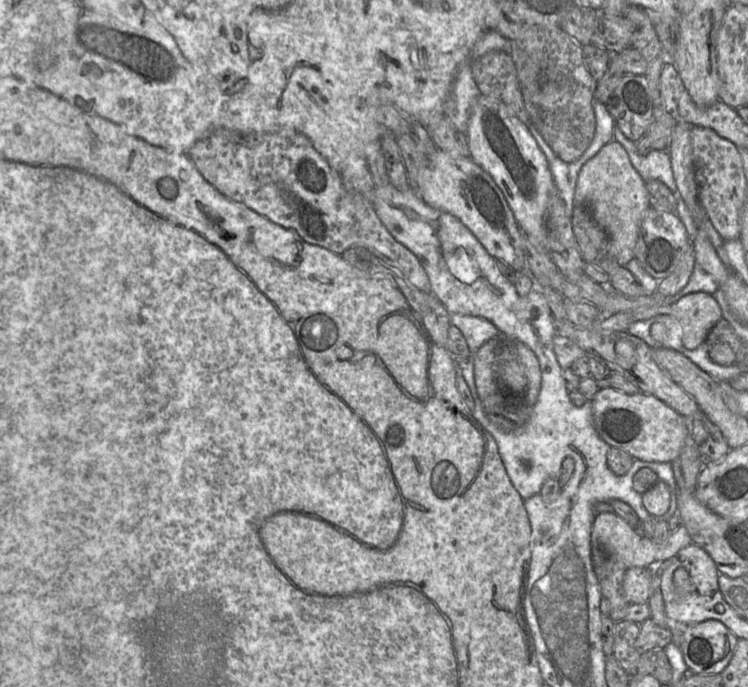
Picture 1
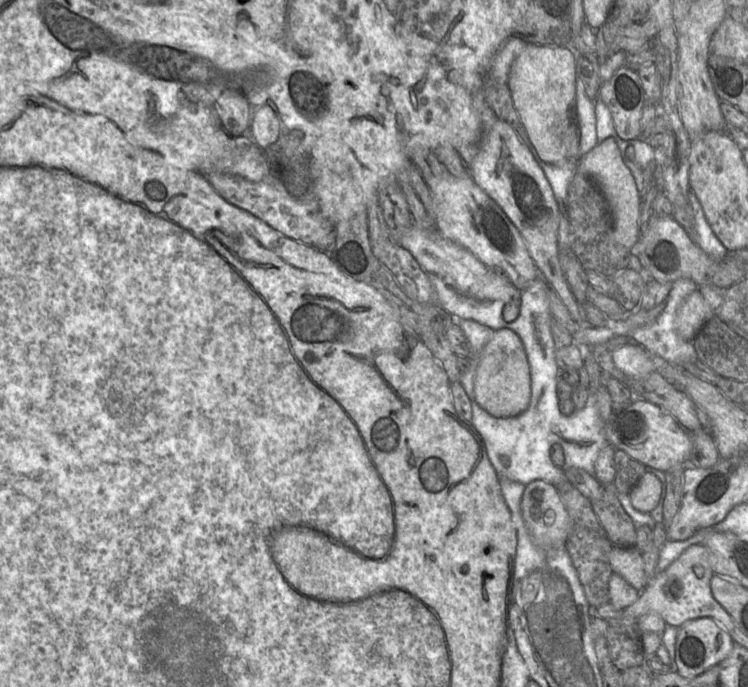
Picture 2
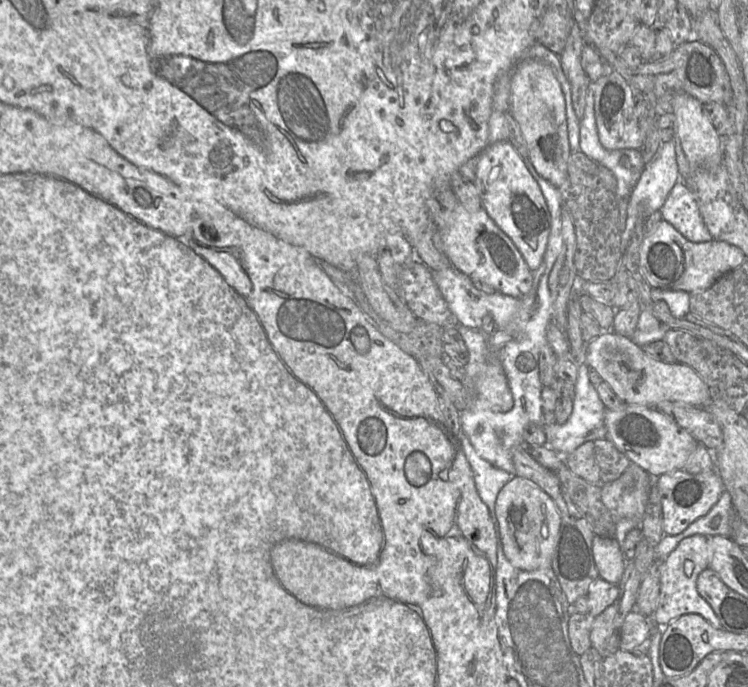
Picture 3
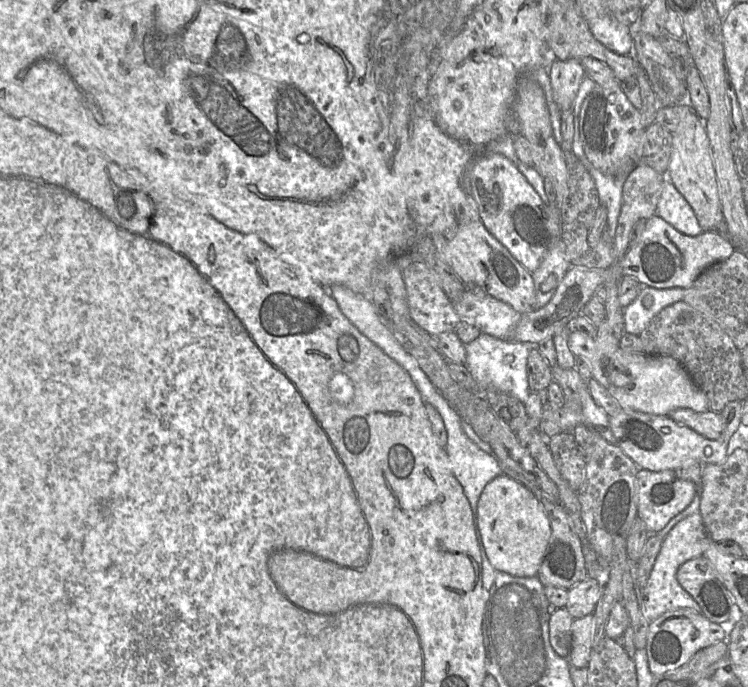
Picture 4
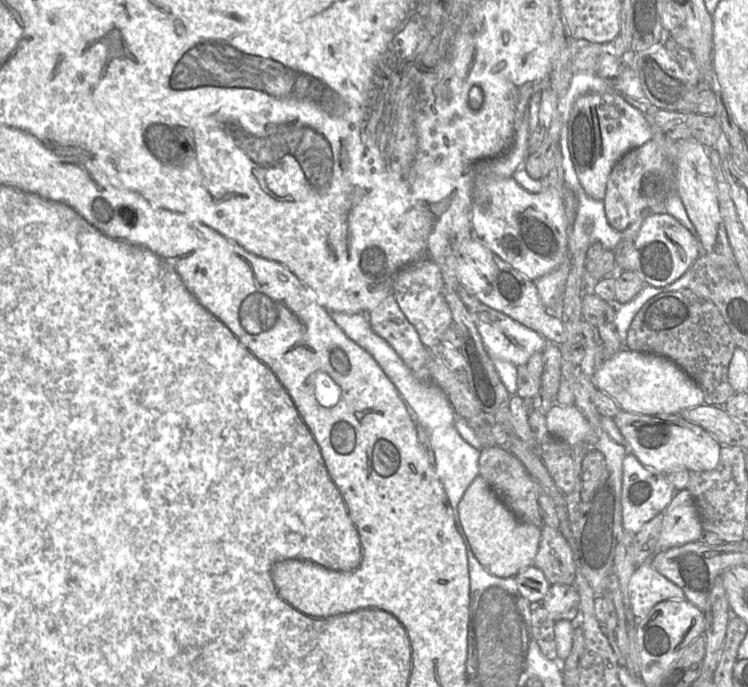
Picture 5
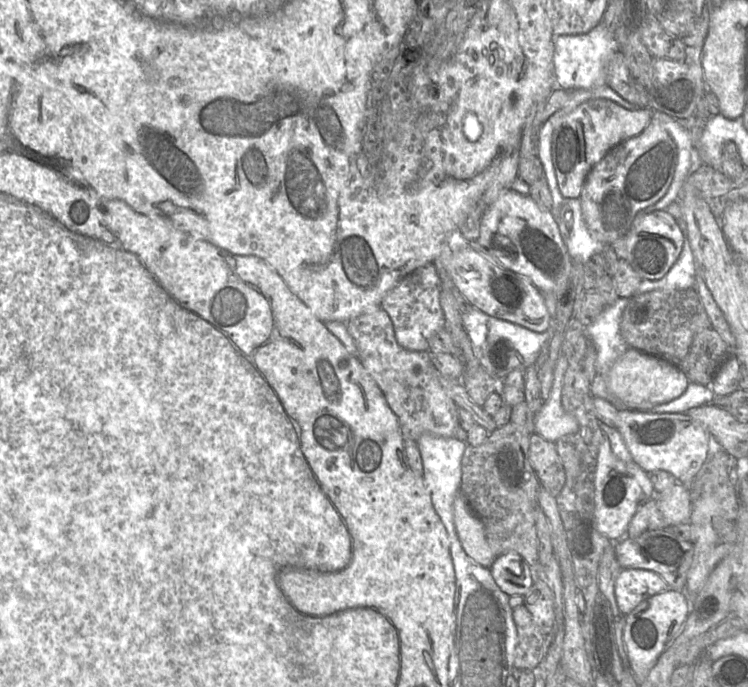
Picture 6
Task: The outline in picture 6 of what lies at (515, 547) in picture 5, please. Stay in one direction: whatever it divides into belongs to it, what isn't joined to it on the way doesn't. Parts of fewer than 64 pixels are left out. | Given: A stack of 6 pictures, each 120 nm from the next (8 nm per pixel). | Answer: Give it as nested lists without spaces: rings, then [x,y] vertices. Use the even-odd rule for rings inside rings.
[[[461,493],[455,499],[453,515],[456,531],[465,552],[475,562],[490,570],[501,554],[496,554],[489,545],[482,521]]]

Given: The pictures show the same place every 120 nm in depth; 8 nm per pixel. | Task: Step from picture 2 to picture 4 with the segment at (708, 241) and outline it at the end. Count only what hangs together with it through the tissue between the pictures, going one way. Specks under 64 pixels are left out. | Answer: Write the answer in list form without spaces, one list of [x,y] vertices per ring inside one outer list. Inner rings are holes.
[[[669,179],[663,184],[656,214],[685,235],[703,232],[692,207]]]

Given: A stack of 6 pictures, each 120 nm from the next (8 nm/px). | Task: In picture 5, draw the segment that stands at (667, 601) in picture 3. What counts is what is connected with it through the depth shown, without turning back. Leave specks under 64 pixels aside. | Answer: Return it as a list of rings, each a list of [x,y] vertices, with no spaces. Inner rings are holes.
[[[689,490],[675,492],[663,512],[657,552],[701,540],[703,528]],[[651,562],[637,566],[629,581],[629,602],[636,617],[646,616],[662,601],[684,599],[683,590],[658,572]]]

